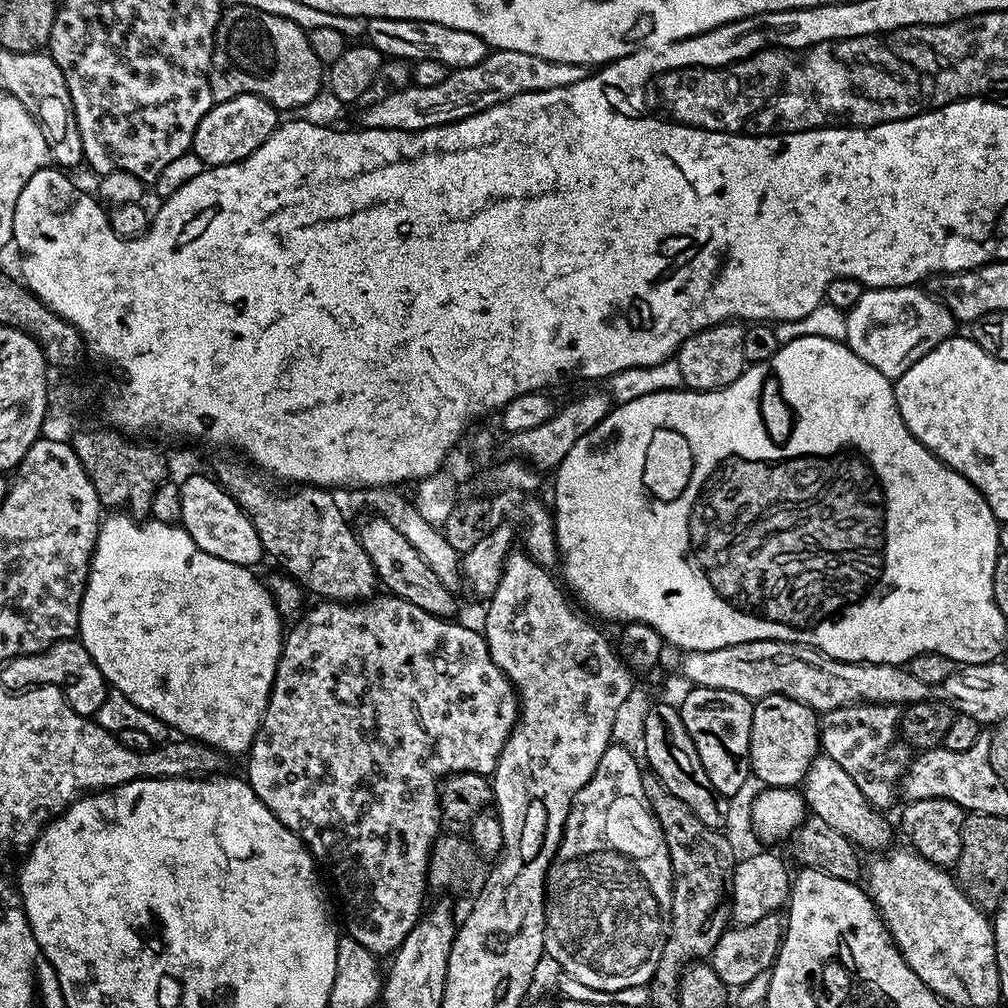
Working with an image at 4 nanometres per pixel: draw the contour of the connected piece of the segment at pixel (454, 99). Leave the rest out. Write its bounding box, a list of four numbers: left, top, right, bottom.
[364,50,586,132]

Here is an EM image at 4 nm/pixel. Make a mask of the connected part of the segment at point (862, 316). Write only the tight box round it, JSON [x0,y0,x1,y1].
[846,286,958,382]

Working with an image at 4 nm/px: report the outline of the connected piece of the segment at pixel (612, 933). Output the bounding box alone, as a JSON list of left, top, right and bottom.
[544,743,672,992]

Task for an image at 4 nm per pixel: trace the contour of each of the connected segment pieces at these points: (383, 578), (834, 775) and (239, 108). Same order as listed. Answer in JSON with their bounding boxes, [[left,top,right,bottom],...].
[[358,518,457,618],[802,754,893,854],[190,92,278,168]]

